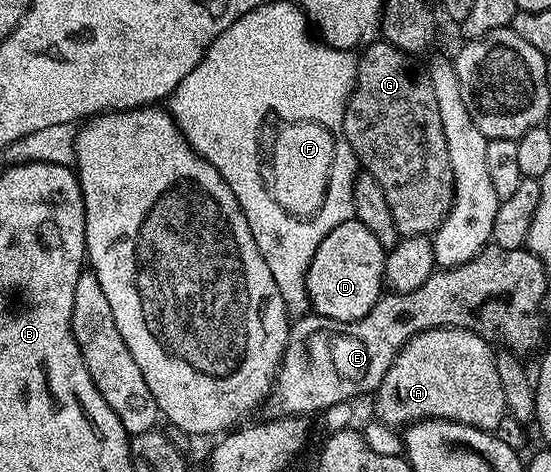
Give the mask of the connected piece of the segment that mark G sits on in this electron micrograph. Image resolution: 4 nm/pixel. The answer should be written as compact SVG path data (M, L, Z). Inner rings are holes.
M377 41L367 49L358 59L358 84L346 103L344 121L340 124L341 138L346 140L358 158L358 166L365 174L370 175L384 189L384 201L388 201L388 209L392 209L392 218L396 221L396 229L399 236L428 235L433 236L444 217L454 204L454 174L452 173L452 161L448 161L448 141L444 141L444 125L440 122L440 105L436 105L436 89L432 89L432 81L425 70L418 68L418 63L409 51L402 51L396 45L385 41Z

